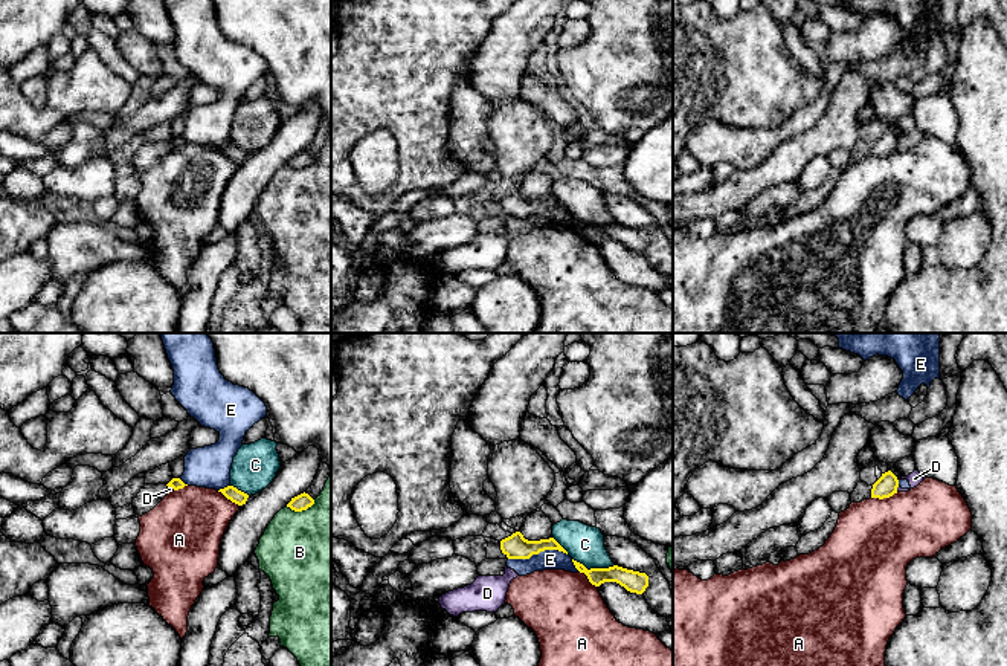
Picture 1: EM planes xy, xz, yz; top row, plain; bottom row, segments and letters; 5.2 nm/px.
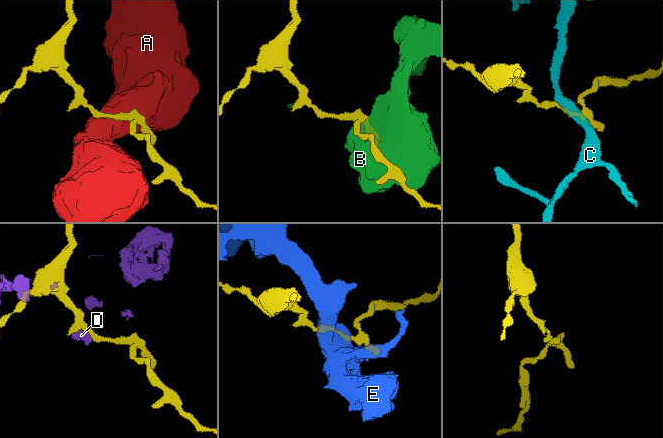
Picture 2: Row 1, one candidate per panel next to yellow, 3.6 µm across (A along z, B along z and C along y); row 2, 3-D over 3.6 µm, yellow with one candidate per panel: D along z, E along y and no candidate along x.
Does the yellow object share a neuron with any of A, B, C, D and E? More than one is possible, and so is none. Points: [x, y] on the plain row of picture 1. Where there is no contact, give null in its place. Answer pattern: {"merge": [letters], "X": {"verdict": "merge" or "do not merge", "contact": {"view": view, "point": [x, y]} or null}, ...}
{"merge": [], "A": {"verdict": "do not merge", "contact": {"view": "yz", "point": [884, 155]}}, "B": {"verdict": "do not merge", "contact": {"view": "xy", "point": [301, 168]}}, "C": {"verdict": "do not merge", "contact": {"view": "xz", "point": [594, 226]}}, "D": {"verdict": "do not merge", "contact": {"view": "yz", "point": [896, 147]}}, "E": {"verdict": "do not merge", "contact": {"view": "xz", "point": [537, 211]}}}

